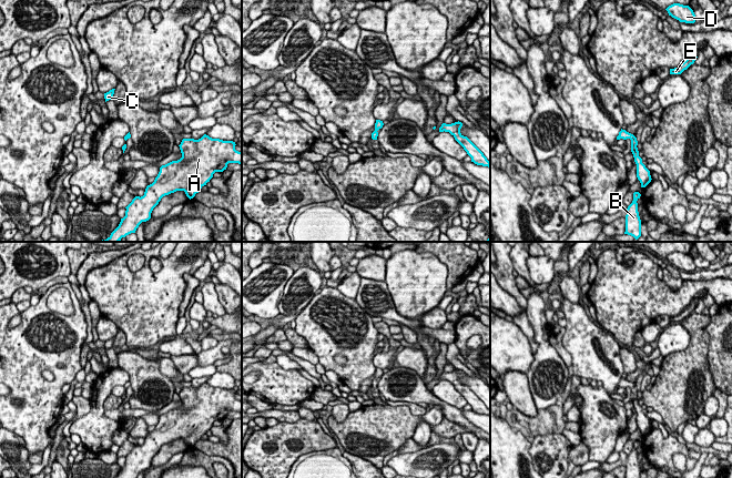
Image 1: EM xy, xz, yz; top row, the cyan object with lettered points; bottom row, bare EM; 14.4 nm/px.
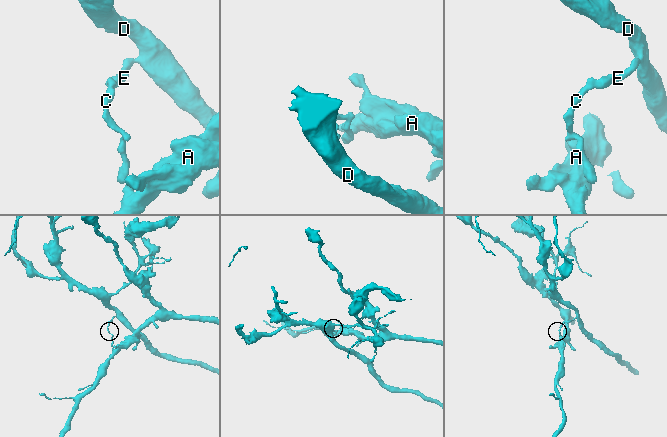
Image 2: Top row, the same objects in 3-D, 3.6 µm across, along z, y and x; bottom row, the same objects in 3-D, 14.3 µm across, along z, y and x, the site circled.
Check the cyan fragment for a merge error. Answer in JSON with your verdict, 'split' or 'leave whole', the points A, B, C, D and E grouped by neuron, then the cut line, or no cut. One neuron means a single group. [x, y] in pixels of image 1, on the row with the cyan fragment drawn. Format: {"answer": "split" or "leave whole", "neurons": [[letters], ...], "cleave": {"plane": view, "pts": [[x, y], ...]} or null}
{"answer": "split", "neurons": [["A", "B"], ["C", "D", "E"]], "cleave": {"plane": "yz", "pts": [[633, 135], [628, 138]]}}

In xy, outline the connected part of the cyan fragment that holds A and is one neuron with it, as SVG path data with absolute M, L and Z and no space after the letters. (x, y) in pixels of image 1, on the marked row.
M204 134L201 139L183 139L180 146L182 157L177 161L172 161L160 167L160 172L154 182L146 186L143 196L135 196L132 202L125 207L125 216L121 218L119 226L111 233L106 240L101 242L120 242L122 237L131 233L135 233L142 222L151 218L153 209L159 204L165 195L176 191L184 191L191 200L201 189L206 185L213 177L215 172L226 170L228 163L242 164L242 152L235 150L235 142L212 139Z

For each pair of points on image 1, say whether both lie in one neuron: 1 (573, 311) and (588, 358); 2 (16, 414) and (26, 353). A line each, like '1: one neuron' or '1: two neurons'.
1: one neuron
2: one neuron

